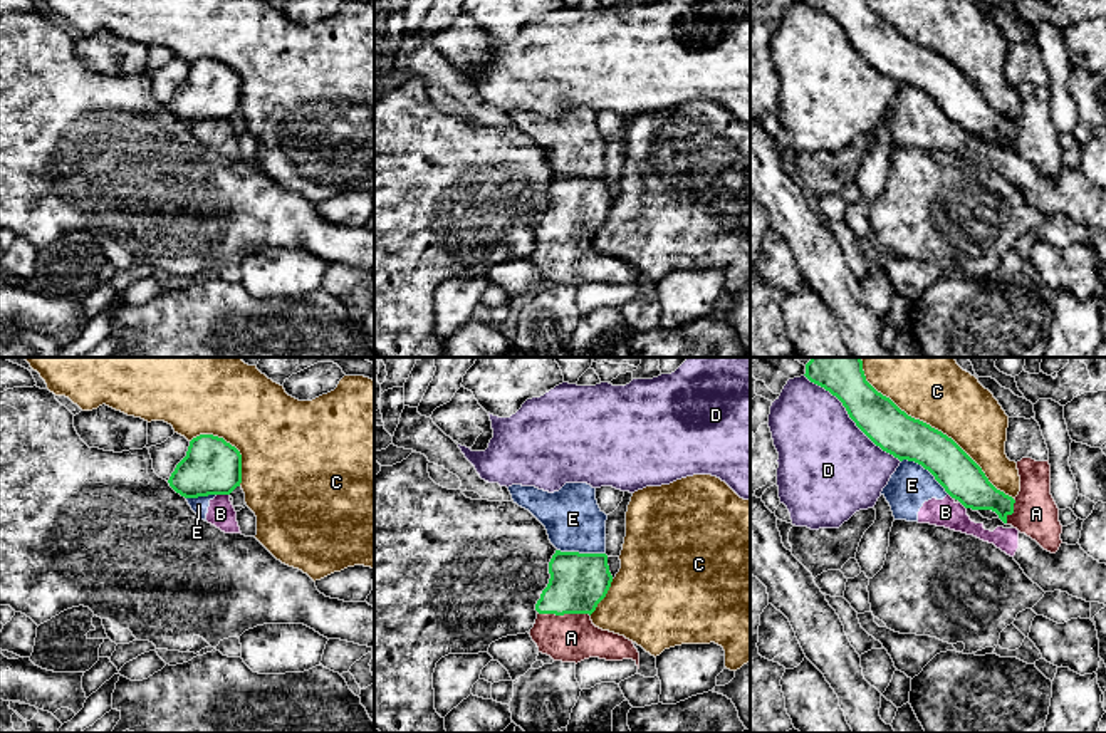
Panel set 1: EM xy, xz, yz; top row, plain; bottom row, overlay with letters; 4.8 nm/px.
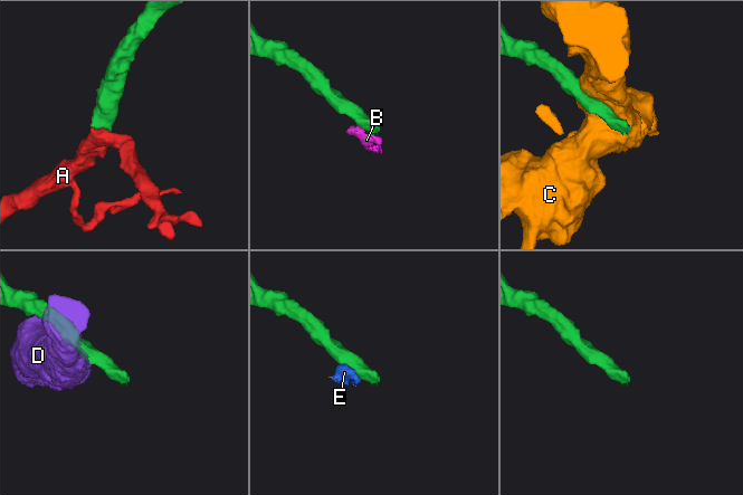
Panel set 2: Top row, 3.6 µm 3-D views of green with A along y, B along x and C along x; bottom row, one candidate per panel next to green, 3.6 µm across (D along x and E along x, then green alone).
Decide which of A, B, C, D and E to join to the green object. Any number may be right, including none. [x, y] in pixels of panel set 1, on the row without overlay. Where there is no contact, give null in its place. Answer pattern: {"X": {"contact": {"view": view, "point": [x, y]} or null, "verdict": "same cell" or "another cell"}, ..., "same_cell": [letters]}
{"A": {"contact": {"view": "xz", "point": [564, 237]}, "verdict": "same cell"}, "B": {"contact": {"view": "xy", "point": [224, 118]}, "verdict": "another cell"}, "C": {"contact": {"view": "yz", "point": [940, 56]}, "verdict": "another cell"}, "D": {"contact": {"view": "yz", "point": [850, 41]}, "verdict": "another cell"}, "E": {"contact": {"view": "yz", "point": [927, 93]}, "verdict": "another cell"}, "same_cell": ["A"]}

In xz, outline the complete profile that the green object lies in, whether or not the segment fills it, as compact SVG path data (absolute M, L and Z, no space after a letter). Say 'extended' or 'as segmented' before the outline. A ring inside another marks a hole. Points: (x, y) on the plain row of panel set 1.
extended; M556 174L549 198L549 208L535 228L535 248L529 257L539 277L576 289L589 282L633 283L639 294L639 277L633 265L603 255L591 245L613 206L608 179Z

